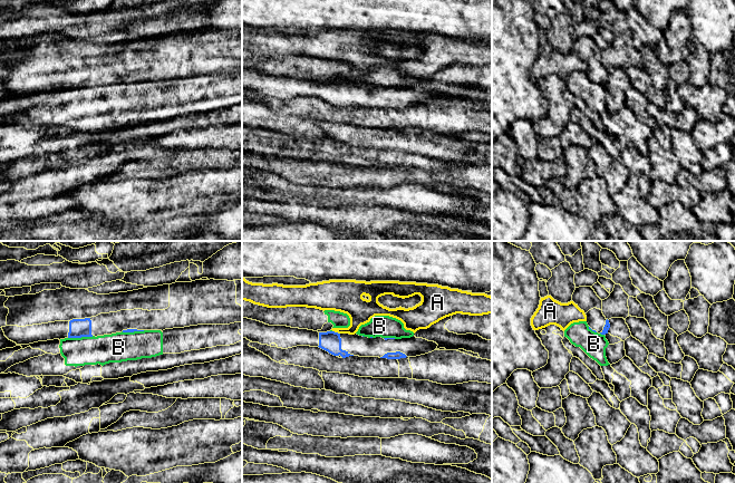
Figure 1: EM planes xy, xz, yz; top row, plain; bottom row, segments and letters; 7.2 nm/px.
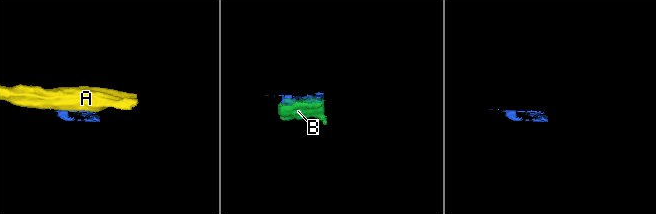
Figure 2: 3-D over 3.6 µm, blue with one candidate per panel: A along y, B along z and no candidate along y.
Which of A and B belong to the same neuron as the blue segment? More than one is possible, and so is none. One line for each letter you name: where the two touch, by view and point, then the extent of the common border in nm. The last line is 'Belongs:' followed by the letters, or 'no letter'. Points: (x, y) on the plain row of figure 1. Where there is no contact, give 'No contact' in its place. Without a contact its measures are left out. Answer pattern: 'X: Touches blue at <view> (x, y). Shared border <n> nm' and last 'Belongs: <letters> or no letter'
Belongs: no letter

